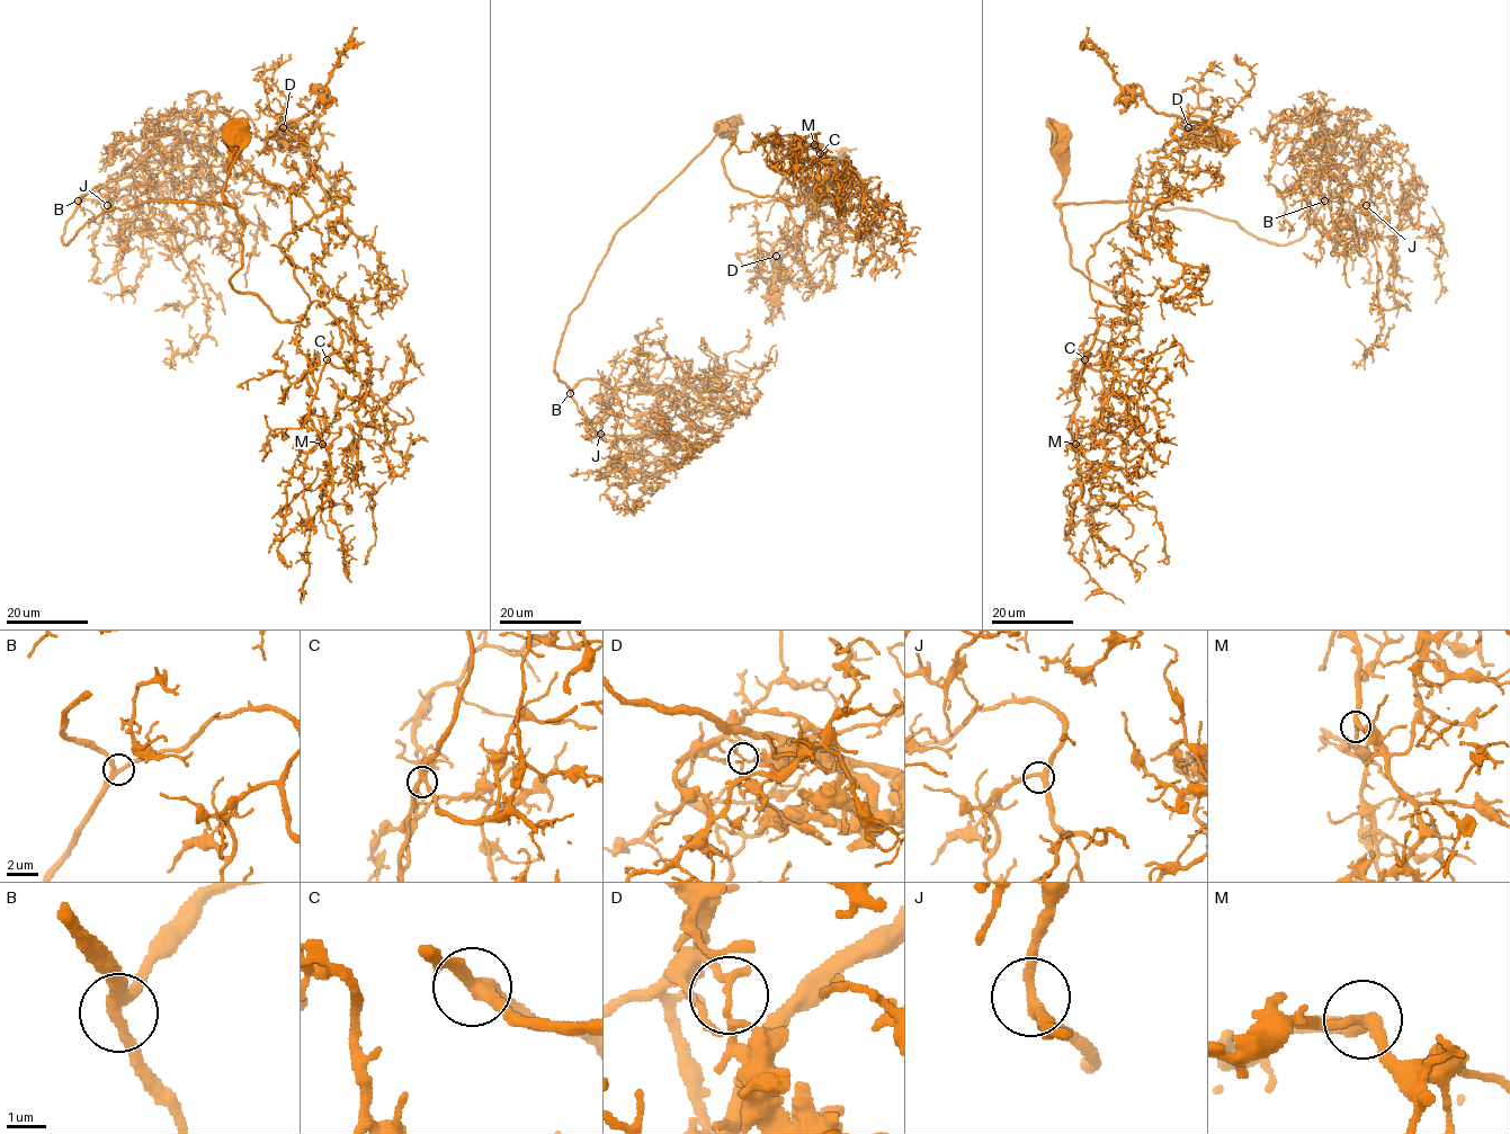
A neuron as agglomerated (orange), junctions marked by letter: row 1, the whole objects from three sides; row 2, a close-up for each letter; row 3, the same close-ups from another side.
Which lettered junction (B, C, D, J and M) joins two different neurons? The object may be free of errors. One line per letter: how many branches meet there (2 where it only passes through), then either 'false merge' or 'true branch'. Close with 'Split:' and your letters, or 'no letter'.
B: 3 branches meet; true branch
C: 3 branches meet; true branch
D: 2 branches meet; false merge
J: 3 branches meet; true branch
M: 3 branches meet; true branch
Split: D

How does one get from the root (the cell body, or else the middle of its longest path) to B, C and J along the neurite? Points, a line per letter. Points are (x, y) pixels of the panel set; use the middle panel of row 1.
B: (727, 128), (720, 133), (717, 123), (721, 132), (615, 233), (556, 356), (570, 393)
C: (727, 128), (715, 124), (736, 132), (724, 172), (753, 195), (794, 204), (802, 171), (834, 162), (820, 153)
J: (727, 128), (720, 133), (717, 123), (721, 132), (615, 233), (569, 315), (555, 371), (600, 434)

